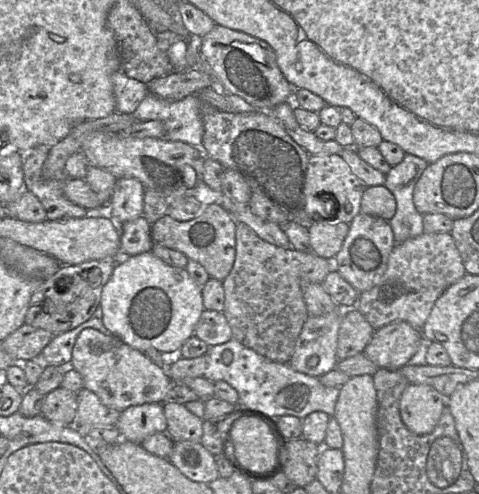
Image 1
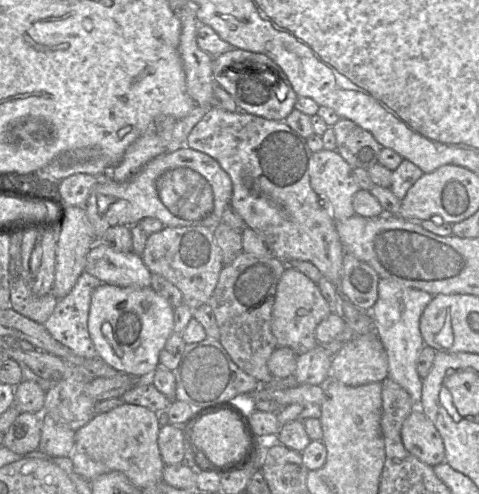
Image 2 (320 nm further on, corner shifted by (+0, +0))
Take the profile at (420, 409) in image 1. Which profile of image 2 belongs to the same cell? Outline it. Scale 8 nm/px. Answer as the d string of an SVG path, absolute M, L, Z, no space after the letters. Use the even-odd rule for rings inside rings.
M415 407L403 422L401 438L404 447L420 461L432 467L445 461L443 440L419 407Z

